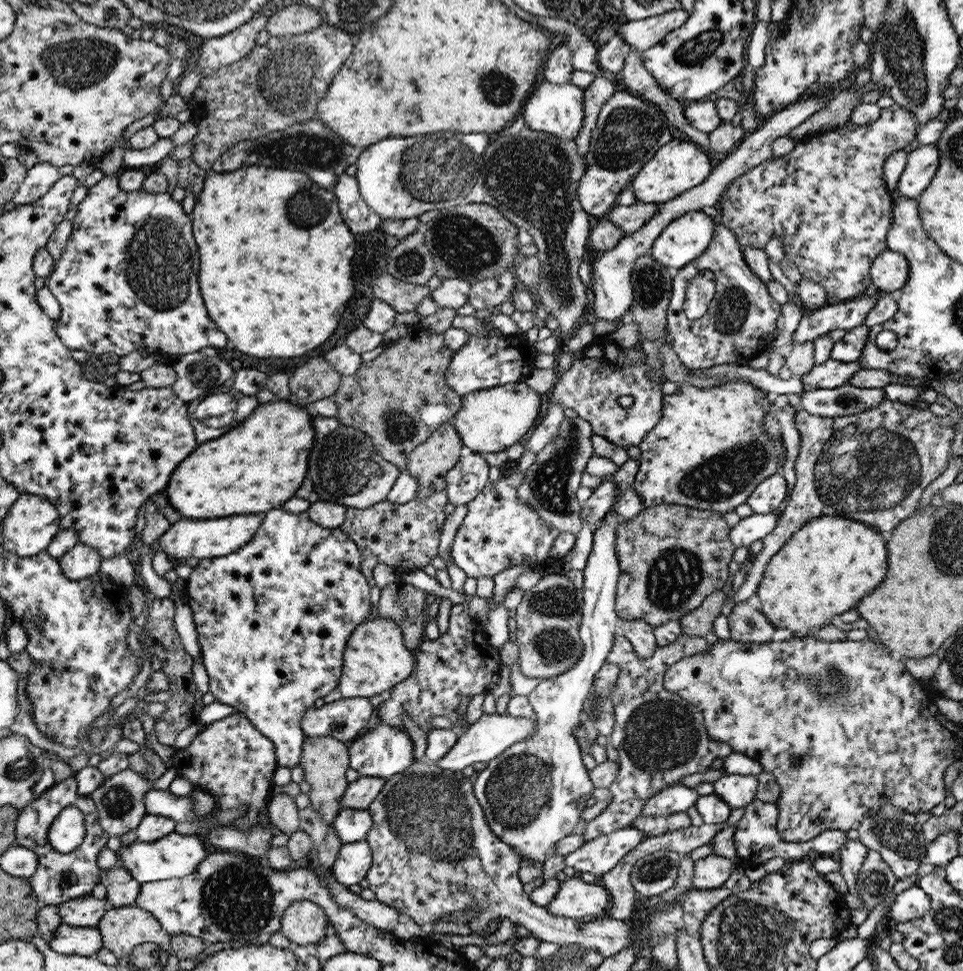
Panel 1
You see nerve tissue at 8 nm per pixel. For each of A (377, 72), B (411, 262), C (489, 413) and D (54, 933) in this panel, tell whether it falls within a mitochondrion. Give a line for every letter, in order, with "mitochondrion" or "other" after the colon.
A: mitochondrion
B: mitochondrion
C: other
D: other

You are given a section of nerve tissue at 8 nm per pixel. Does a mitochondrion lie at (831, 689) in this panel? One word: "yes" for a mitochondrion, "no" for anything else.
yes

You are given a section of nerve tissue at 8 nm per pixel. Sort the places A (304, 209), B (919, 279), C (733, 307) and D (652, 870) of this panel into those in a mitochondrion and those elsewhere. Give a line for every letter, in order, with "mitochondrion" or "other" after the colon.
A: mitochondrion
B: other
C: mitochondrion
D: mitochondrion

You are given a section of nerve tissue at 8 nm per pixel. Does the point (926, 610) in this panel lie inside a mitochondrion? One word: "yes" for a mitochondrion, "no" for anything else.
no

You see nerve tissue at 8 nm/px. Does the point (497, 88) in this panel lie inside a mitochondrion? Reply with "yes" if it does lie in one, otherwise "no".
yes

